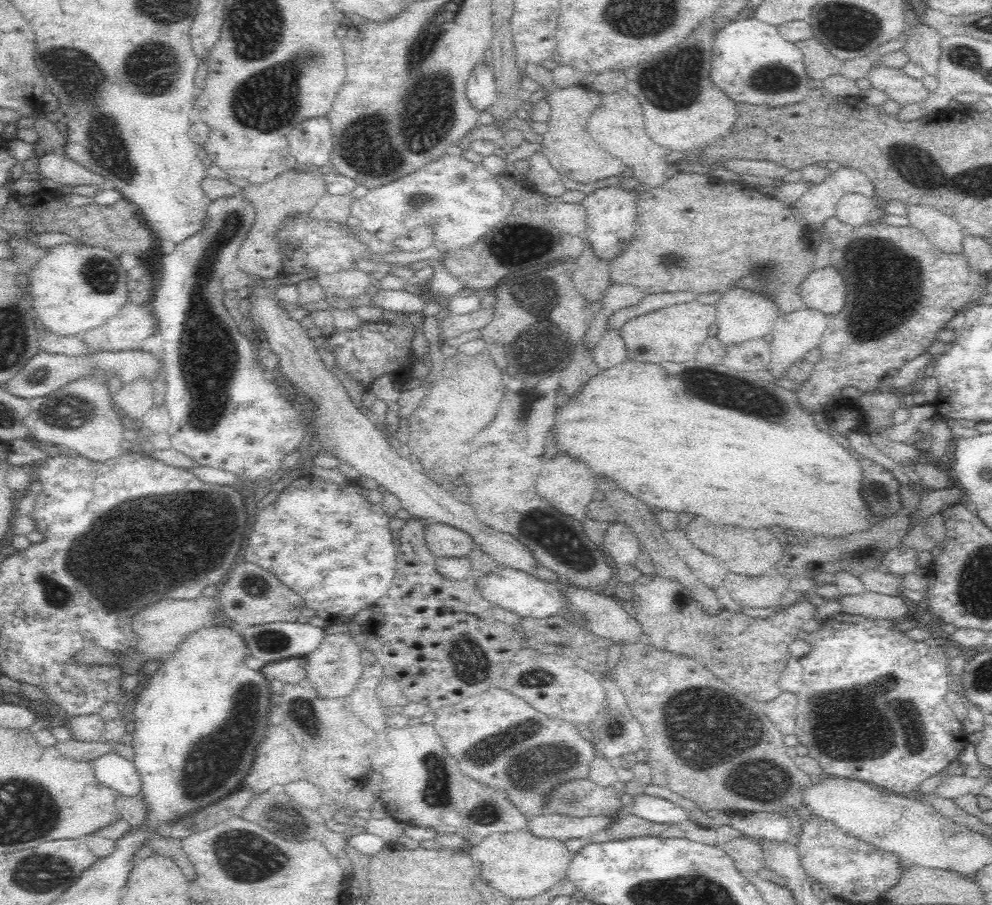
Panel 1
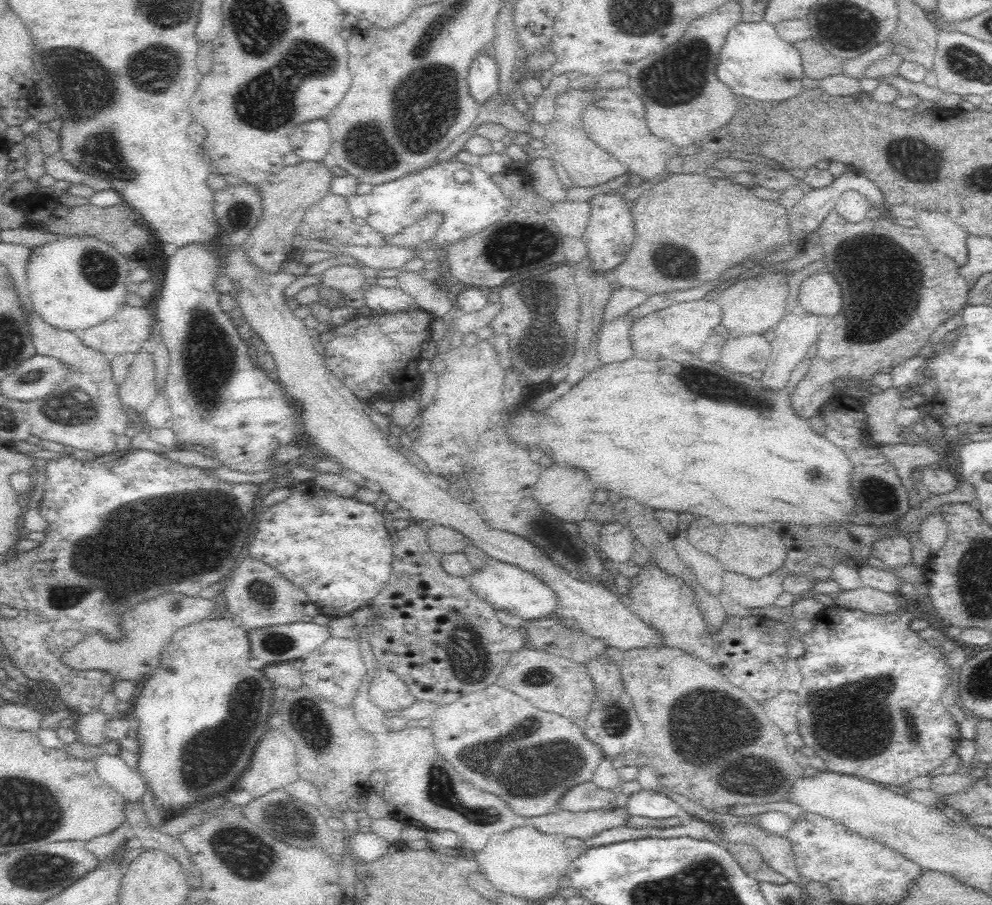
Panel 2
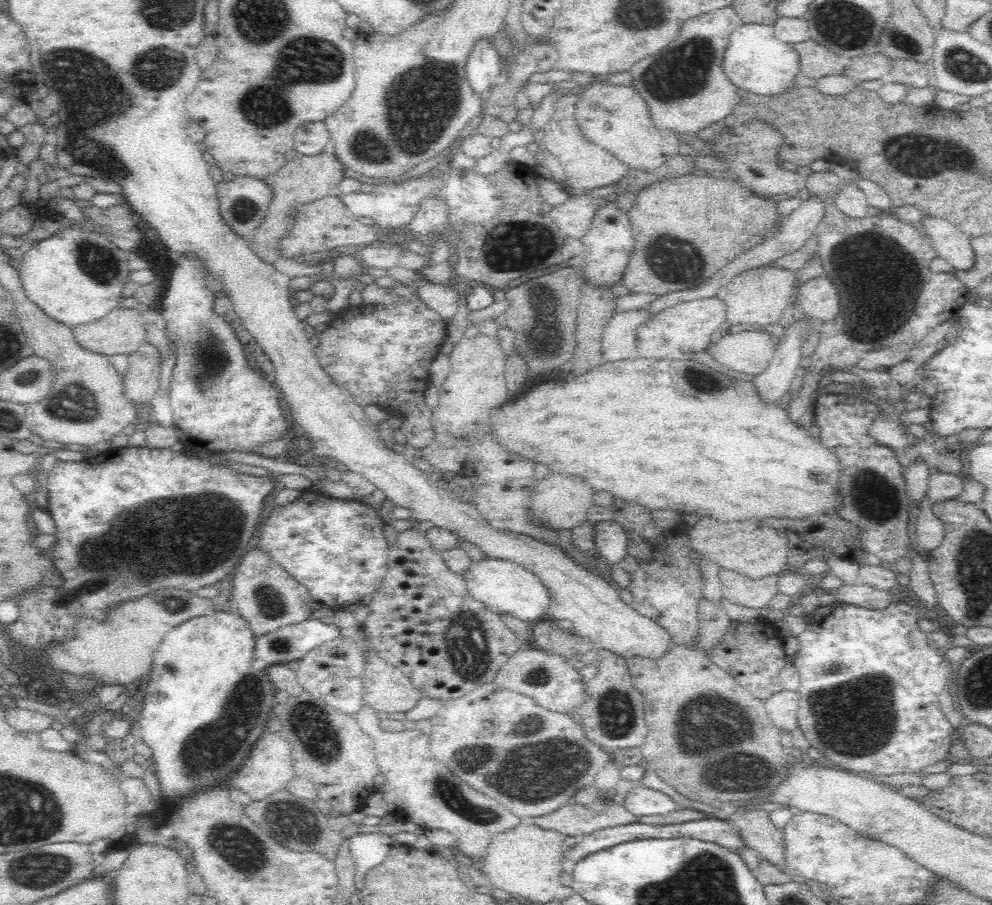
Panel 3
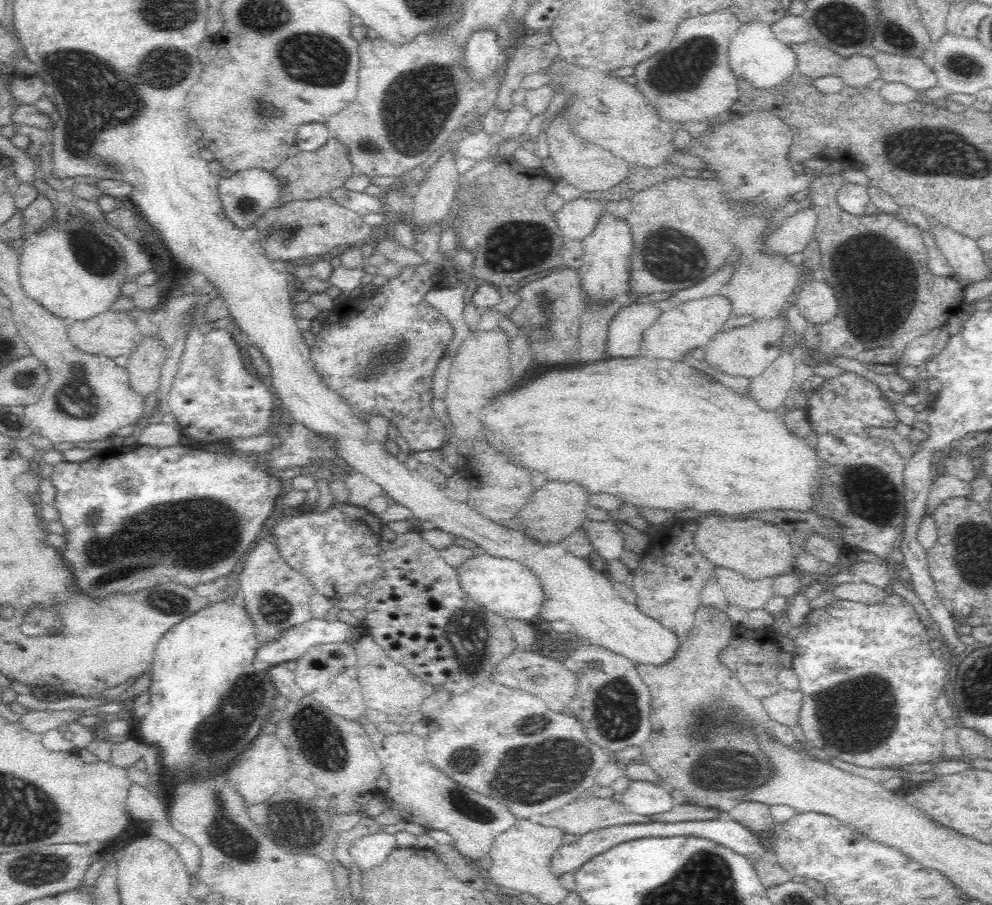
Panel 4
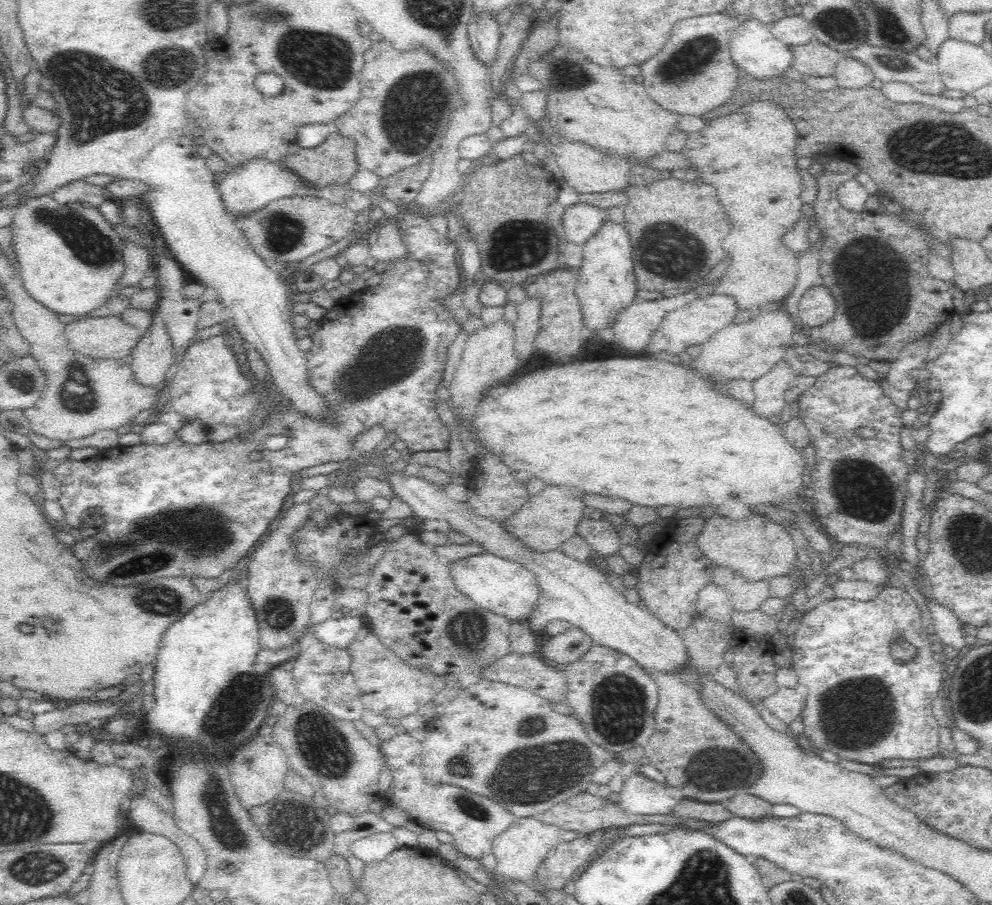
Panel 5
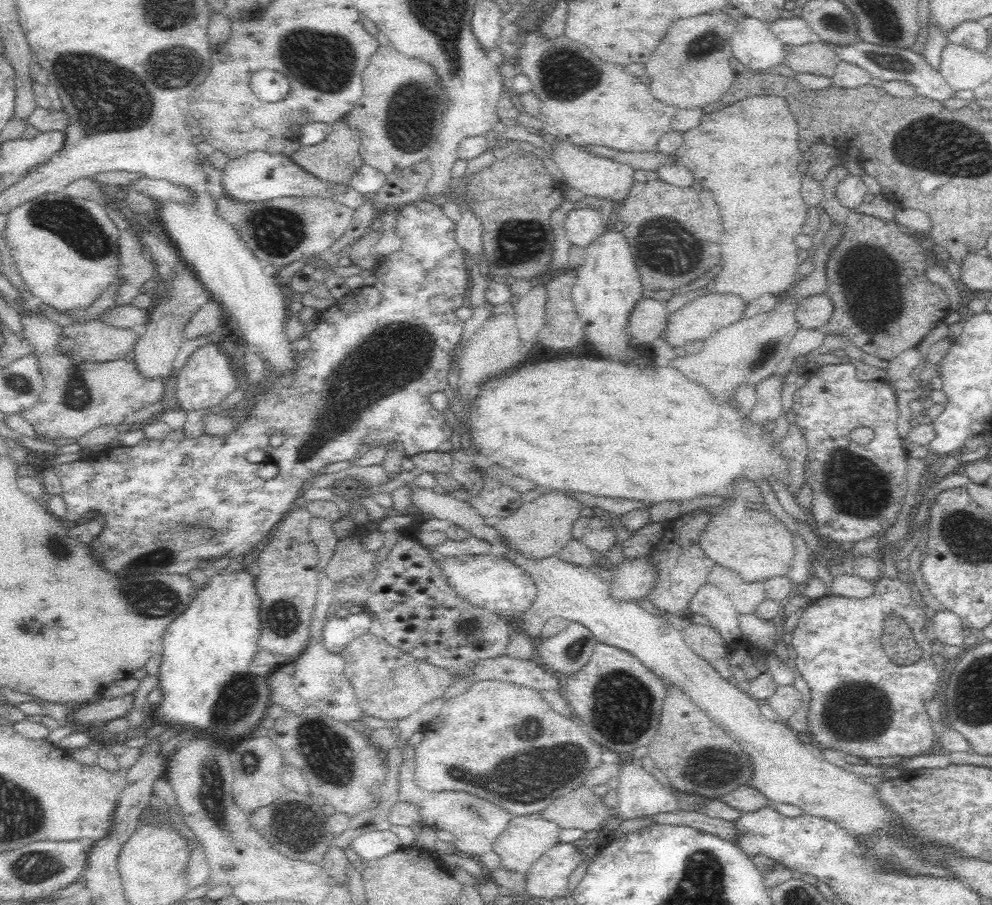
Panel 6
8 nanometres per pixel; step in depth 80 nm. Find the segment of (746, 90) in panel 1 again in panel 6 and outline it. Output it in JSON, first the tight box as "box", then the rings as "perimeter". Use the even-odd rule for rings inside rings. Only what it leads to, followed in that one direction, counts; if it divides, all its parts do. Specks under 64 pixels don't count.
{"box":[730,17,785,73],"perimeter":[[[756,17],[743,19],[730,38],[733,57],[754,73],[774,73],[785,65],[784,44]]]}

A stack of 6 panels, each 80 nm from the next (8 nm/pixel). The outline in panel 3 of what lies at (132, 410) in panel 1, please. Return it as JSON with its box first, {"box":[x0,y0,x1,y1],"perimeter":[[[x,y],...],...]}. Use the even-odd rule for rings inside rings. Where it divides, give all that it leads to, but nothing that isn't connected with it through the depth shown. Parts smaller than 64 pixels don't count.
{"box":[122,341,162,407],"perimeter":[[[146,341],[128,359],[129,367],[123,380],[122,393],[142,407],[151,402],[158,390],[162,357],[154,343]]]}

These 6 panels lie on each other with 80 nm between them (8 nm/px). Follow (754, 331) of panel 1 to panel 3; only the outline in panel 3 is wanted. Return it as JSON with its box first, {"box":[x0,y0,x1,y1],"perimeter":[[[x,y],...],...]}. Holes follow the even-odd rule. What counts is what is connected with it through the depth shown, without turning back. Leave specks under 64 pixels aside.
{"box":[716,265,797,324],"perimeter":[[[762,265],[758,268],[751,268],[750,270],[742,272],[740,276],[736,276],[730,284],[726,284],[716,298],[724,300],[726,302],[726,320],[730,324],[774,324],[774,322],[780,322],[782,314],[784,314],[784,308],[794,304],[795,288],[793,286],[794,280],[796,280],[797,274],[792,270],[773,268],[766,265]]]}

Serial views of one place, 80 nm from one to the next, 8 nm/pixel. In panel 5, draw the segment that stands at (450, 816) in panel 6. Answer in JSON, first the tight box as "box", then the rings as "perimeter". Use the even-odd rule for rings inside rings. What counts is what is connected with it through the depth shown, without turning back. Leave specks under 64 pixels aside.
{"box":[380,734,515,859],"perimeter":[[[398,734],[392,740],[380,742],[380,752],[392,770],[392,806],[401,808],[408,813],[408,818],[413,824],[420,824],[424,829],[444,830],[452,834],[452,844],[464,857],[479,859],[491,853],[493,840],[501,835],[514,821],[515,816],[504,805],[472,794],[465,788],[453,784],[430,784],[424,780],[422,758],[420,758],[420,742],[414,740],[409,734]]]}

